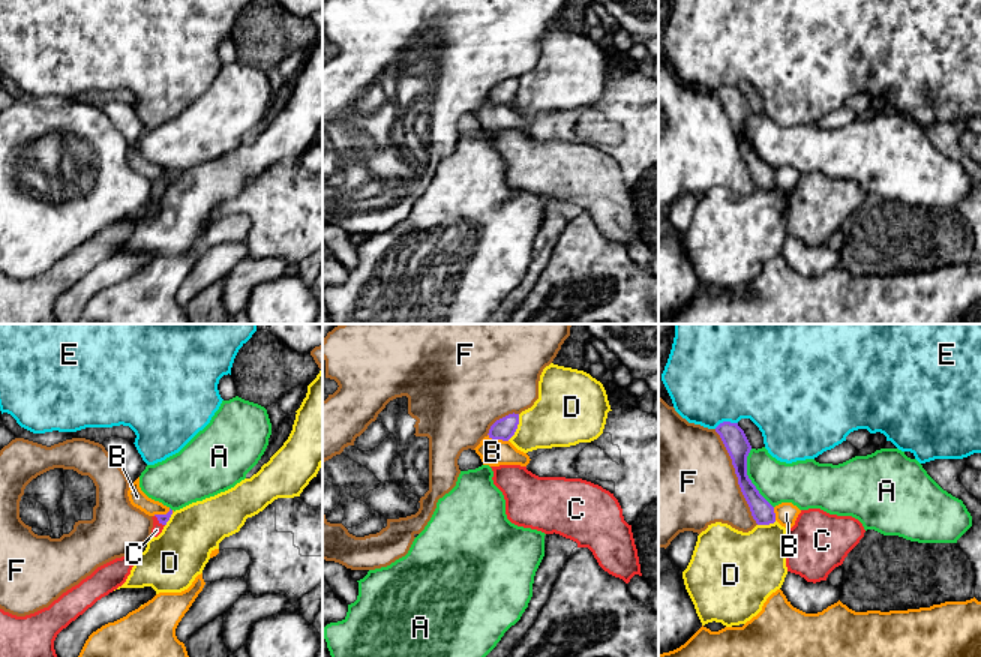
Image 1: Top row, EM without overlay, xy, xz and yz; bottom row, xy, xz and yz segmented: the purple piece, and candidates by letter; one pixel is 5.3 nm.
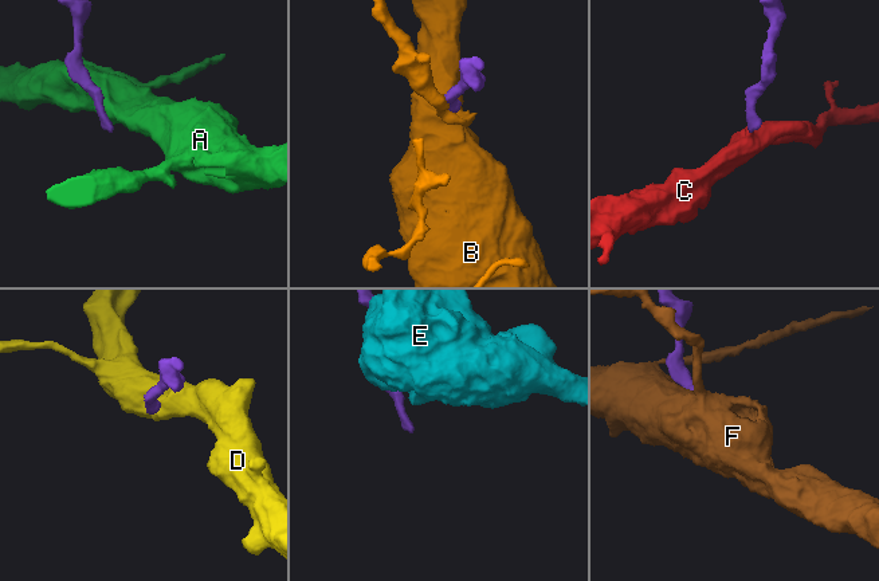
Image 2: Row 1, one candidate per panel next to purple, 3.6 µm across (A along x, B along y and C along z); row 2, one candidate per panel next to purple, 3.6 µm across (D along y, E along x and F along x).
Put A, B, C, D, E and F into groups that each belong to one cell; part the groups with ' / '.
A / B / C / D / E / F

